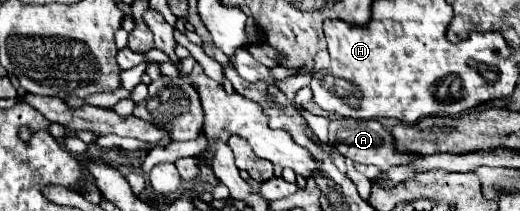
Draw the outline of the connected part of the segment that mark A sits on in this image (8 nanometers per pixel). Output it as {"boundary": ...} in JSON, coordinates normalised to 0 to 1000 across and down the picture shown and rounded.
{"boundary":[[[679,559],[640,569],[637,607],[633,607],[633,645],[637,645],[637,664],[644,664],[648,711],[663,749],[671,749],[679,768],[694,768],[694,777],[717,777],[733,815],[744,815],[756,787],[794,777],[794,768],[802,768],[810,749],[810,730],[763,711],[760,682],[756,682],[756,635],[733,578],[725,578],[725,569],[679,569]]]}

